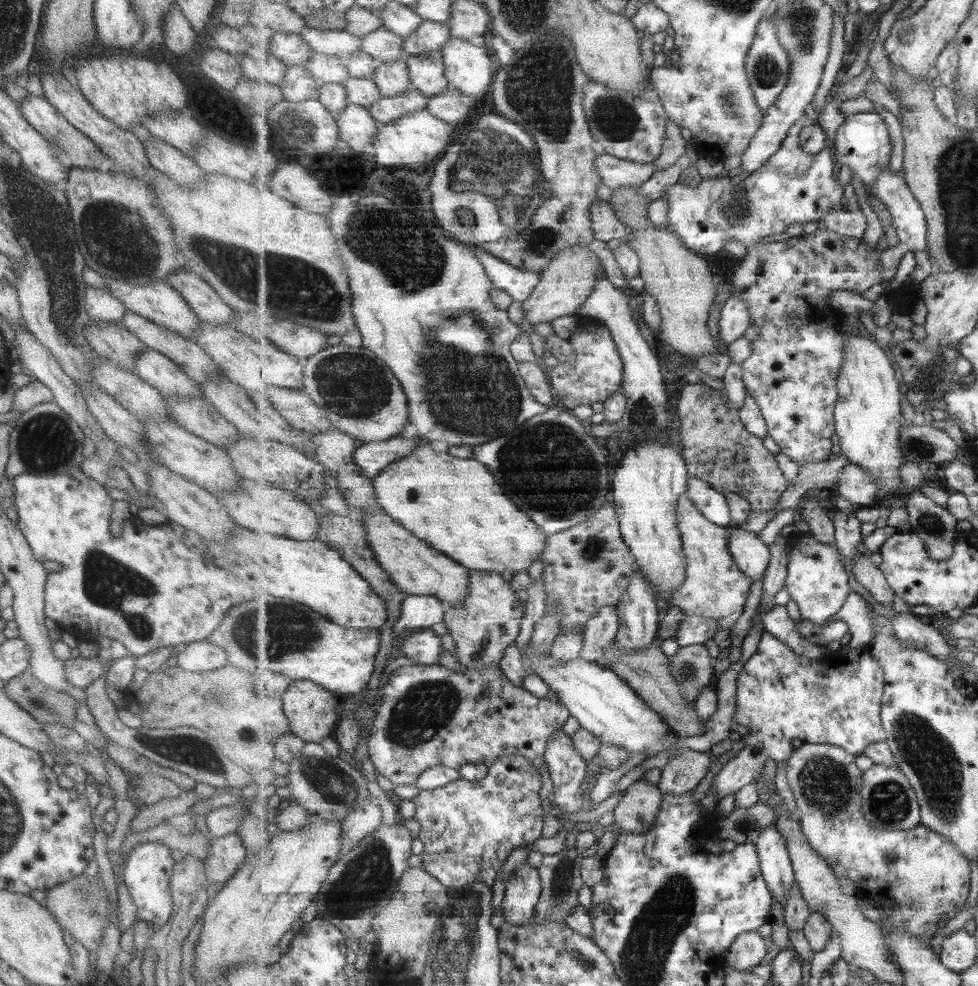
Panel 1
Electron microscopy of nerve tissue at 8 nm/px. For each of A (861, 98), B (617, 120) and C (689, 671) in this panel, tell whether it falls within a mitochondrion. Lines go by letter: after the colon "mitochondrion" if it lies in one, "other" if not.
A: other
B: mitochondrion
C: mitochondrion

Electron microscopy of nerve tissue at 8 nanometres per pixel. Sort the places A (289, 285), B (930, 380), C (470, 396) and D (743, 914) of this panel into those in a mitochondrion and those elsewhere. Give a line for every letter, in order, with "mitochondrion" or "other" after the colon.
A: mitochondrion
B: mitochondrion
C: mitochondrion
D: other

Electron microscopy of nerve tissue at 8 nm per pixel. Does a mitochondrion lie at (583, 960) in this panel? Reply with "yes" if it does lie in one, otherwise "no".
yes

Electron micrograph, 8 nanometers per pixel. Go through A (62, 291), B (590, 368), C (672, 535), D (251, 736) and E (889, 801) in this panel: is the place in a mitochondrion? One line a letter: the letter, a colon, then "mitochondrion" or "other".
A: mitochondrion
B: other
C: other
D: mitochondrion
E: mitochondrion

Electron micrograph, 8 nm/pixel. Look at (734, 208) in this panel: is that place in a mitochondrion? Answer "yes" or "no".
yes

